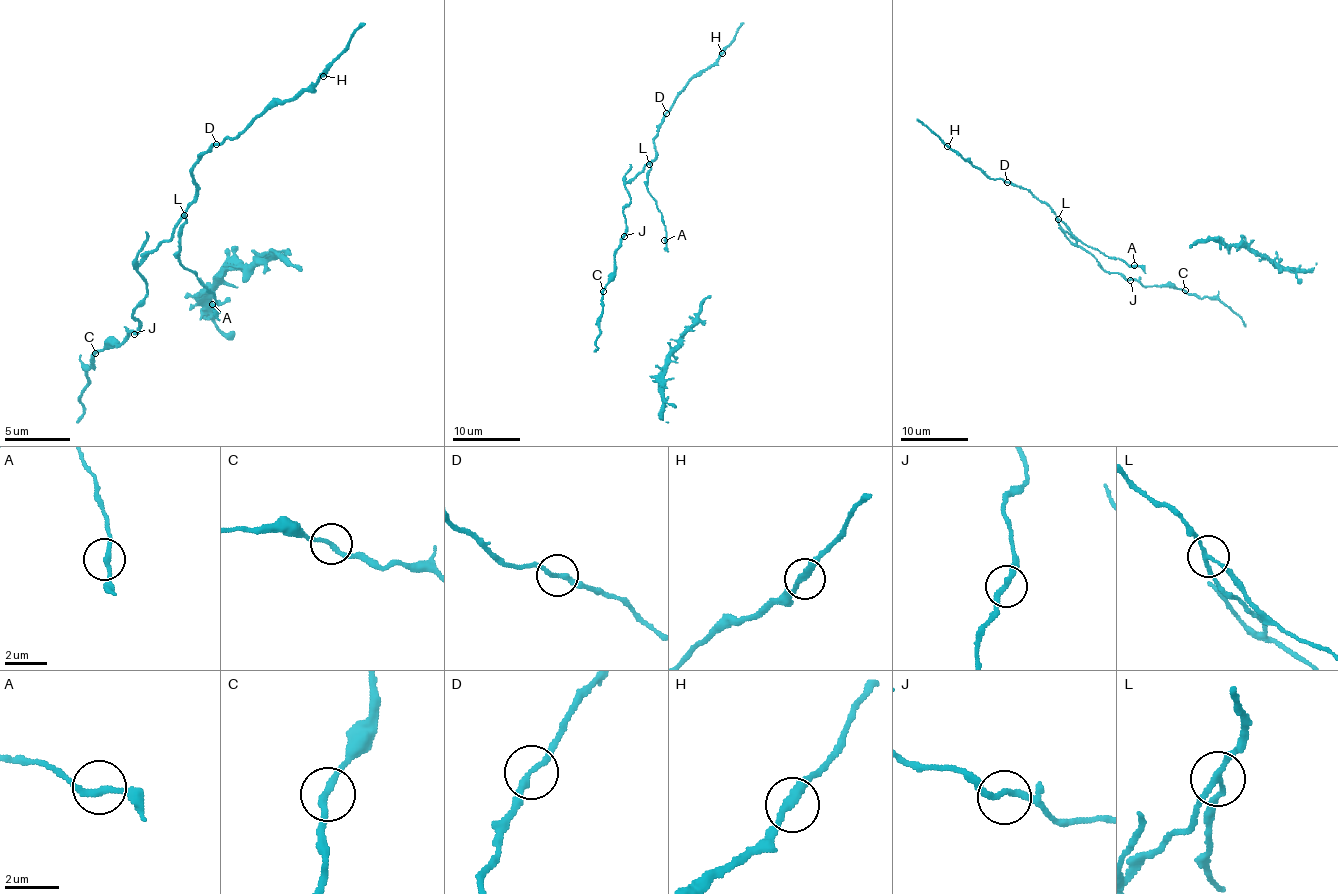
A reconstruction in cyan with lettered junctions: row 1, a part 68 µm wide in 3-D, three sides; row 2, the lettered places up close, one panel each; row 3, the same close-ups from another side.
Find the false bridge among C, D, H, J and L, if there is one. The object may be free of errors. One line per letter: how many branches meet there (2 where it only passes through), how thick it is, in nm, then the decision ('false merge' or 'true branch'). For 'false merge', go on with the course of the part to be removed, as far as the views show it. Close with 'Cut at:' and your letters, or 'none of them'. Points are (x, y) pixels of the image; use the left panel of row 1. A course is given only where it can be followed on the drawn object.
C: branches 2; calibre 240 nm; true branch
D: branches 2; calibre 220 nm; true branch
H: branches 2; calibre 240 nm; true branch
J: branches 2; calibre 240 nm; true branch
L: branches 3; calibre 180 nm; false merge; course (183, 216), (180, 262), (212, 294), (219, 320)
Cut at: L

